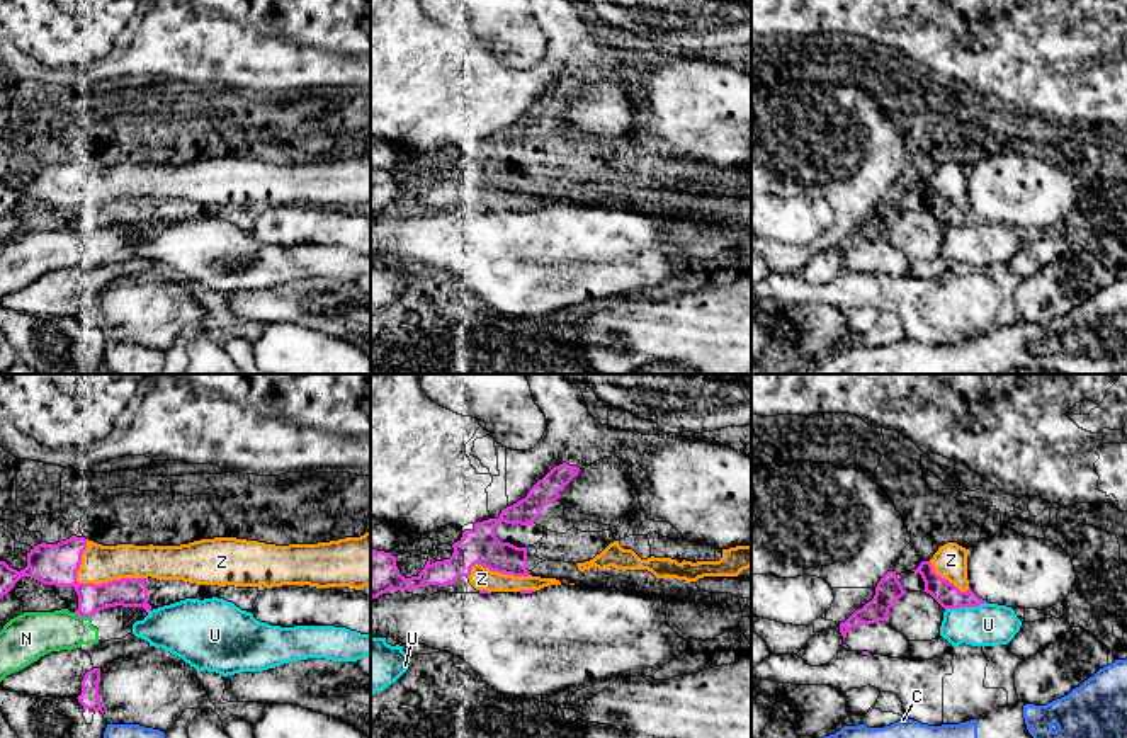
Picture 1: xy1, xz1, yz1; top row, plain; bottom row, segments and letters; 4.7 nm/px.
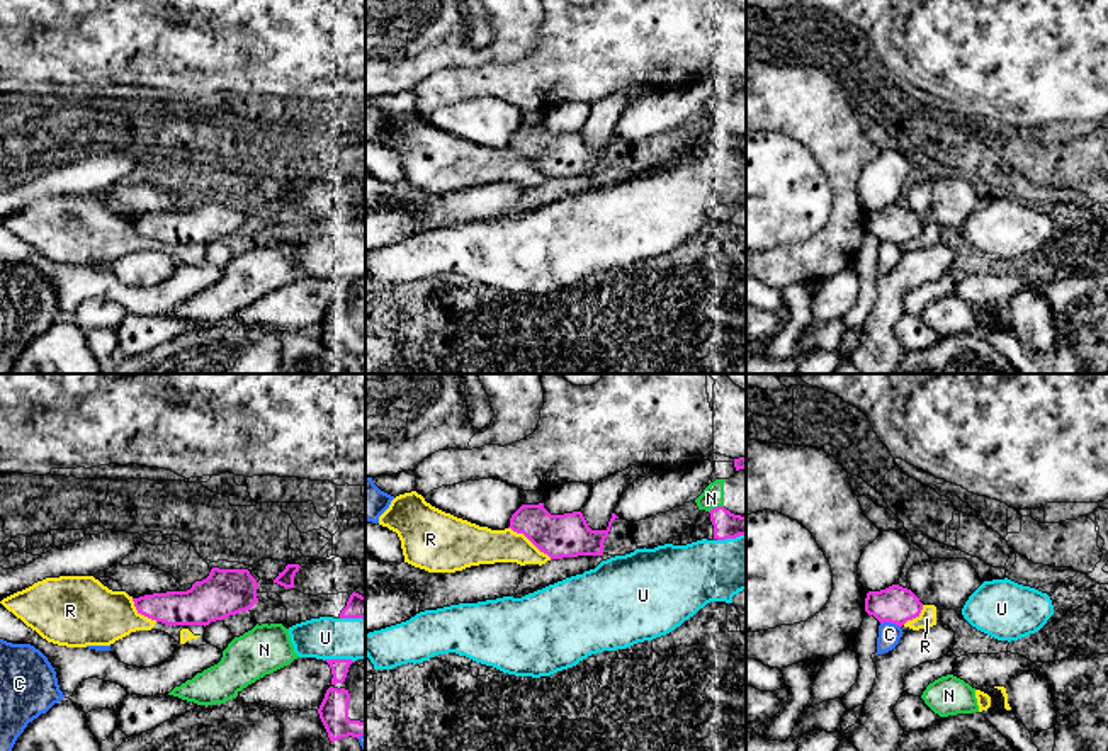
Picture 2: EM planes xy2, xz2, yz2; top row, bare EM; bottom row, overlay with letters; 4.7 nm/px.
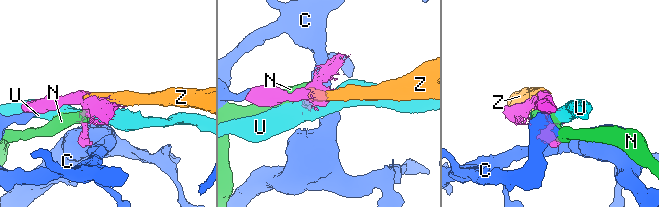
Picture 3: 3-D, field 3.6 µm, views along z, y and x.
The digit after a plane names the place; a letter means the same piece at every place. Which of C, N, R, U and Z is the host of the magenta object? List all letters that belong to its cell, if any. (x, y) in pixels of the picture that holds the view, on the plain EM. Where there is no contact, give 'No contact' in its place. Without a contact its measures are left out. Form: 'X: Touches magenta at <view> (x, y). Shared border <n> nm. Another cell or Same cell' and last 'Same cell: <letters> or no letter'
C: Touches magenta at yz2 (891, 242). Shared border 100 nm. Another cell
N: Touches magenta at xy1 (82, 235). Shared border 90 nm. Another cell
R: Touches magenta at xz2 (531, 160). Shared border 260 nm. Another cell
U: Touches magenta at yz1 (966, 225). Shared border 200 nm. Another cell
Z: Touches magenta at xy1 (90, 203). Shared border 340 nm. Same cell
Same cell: Z

